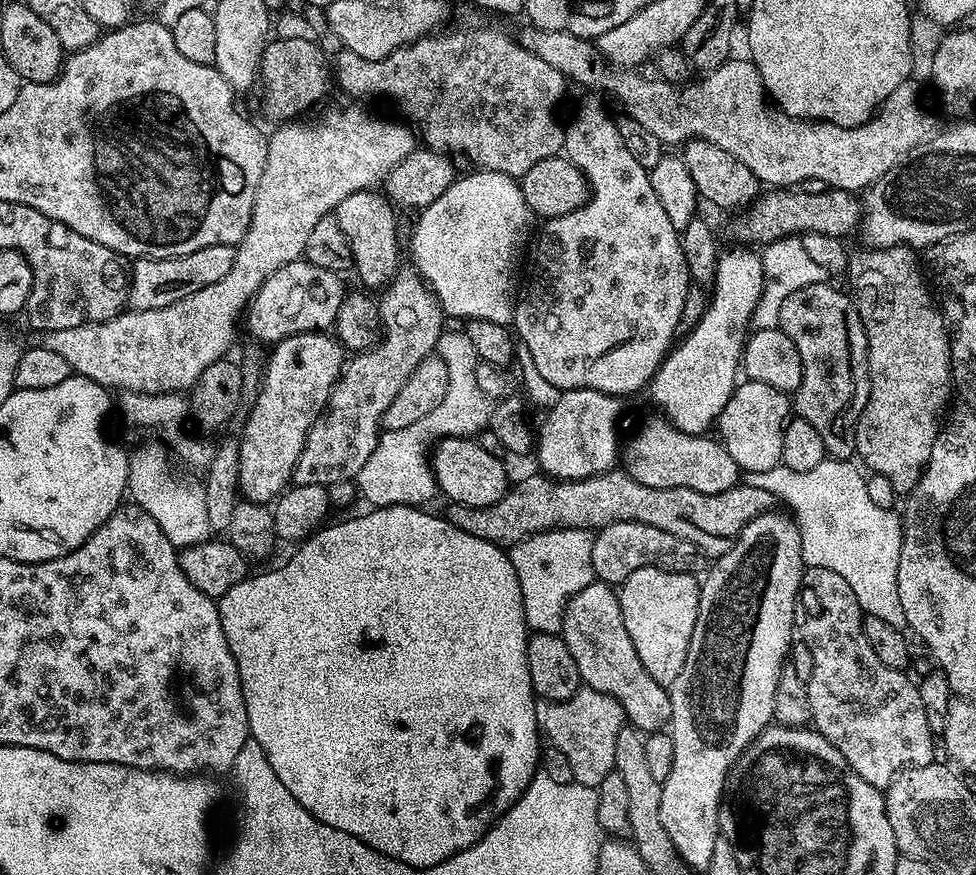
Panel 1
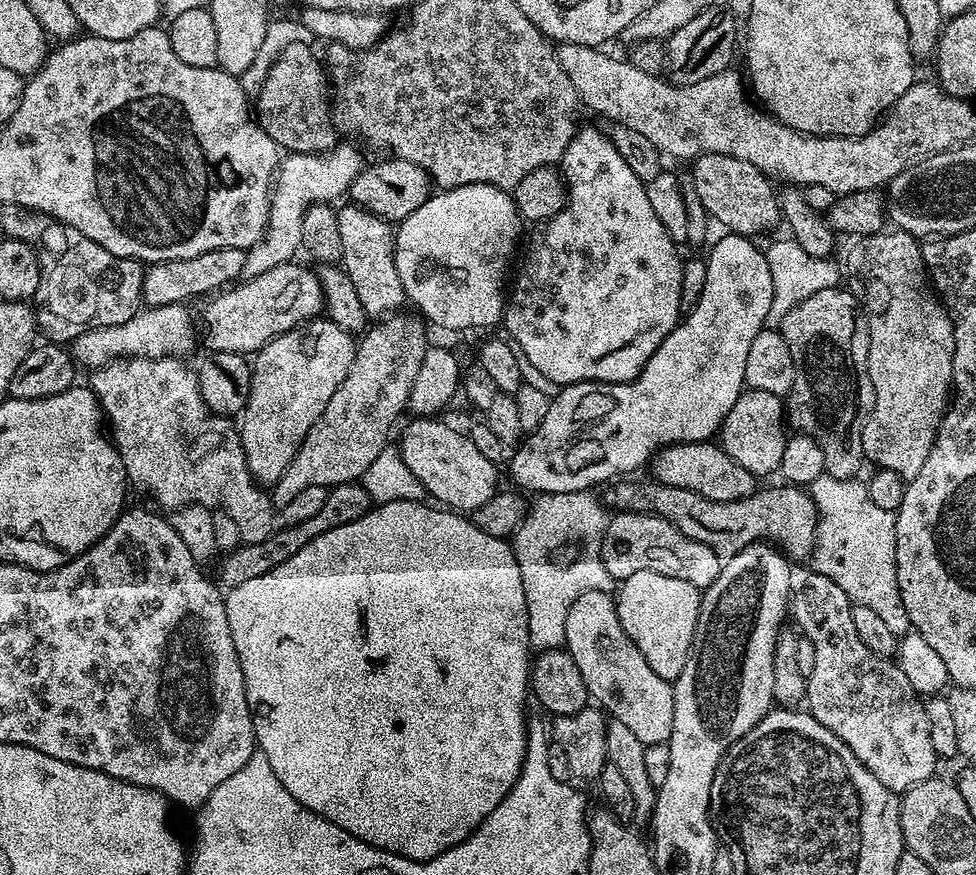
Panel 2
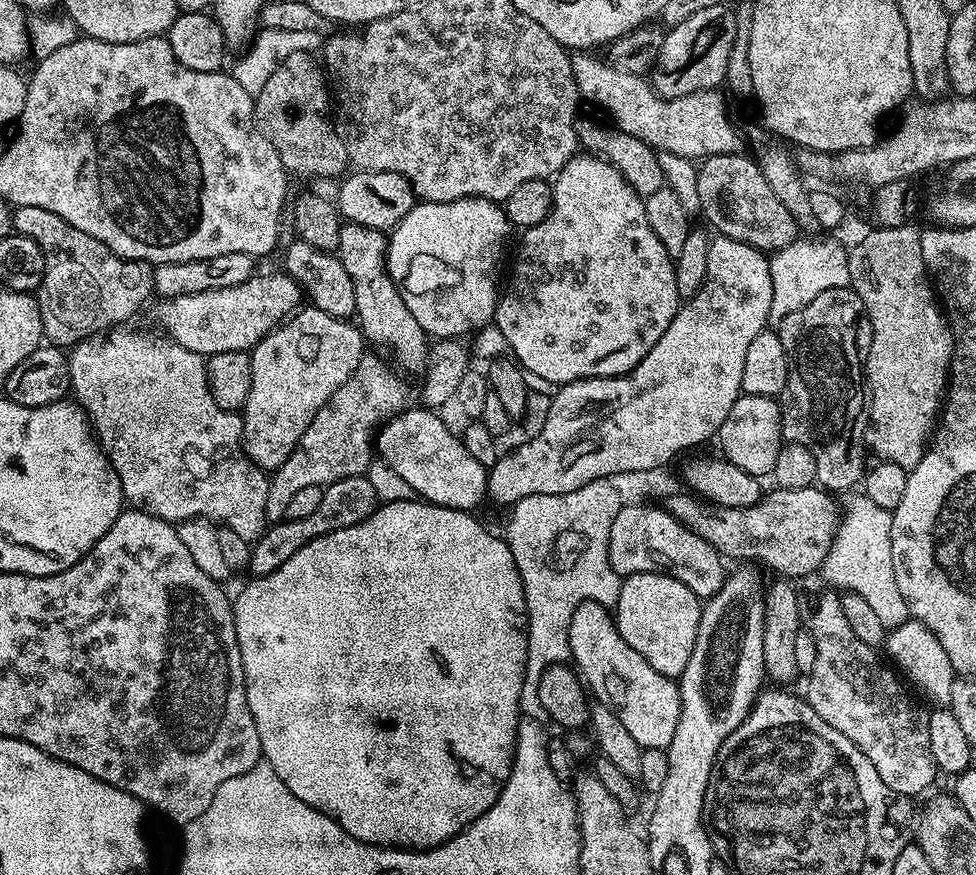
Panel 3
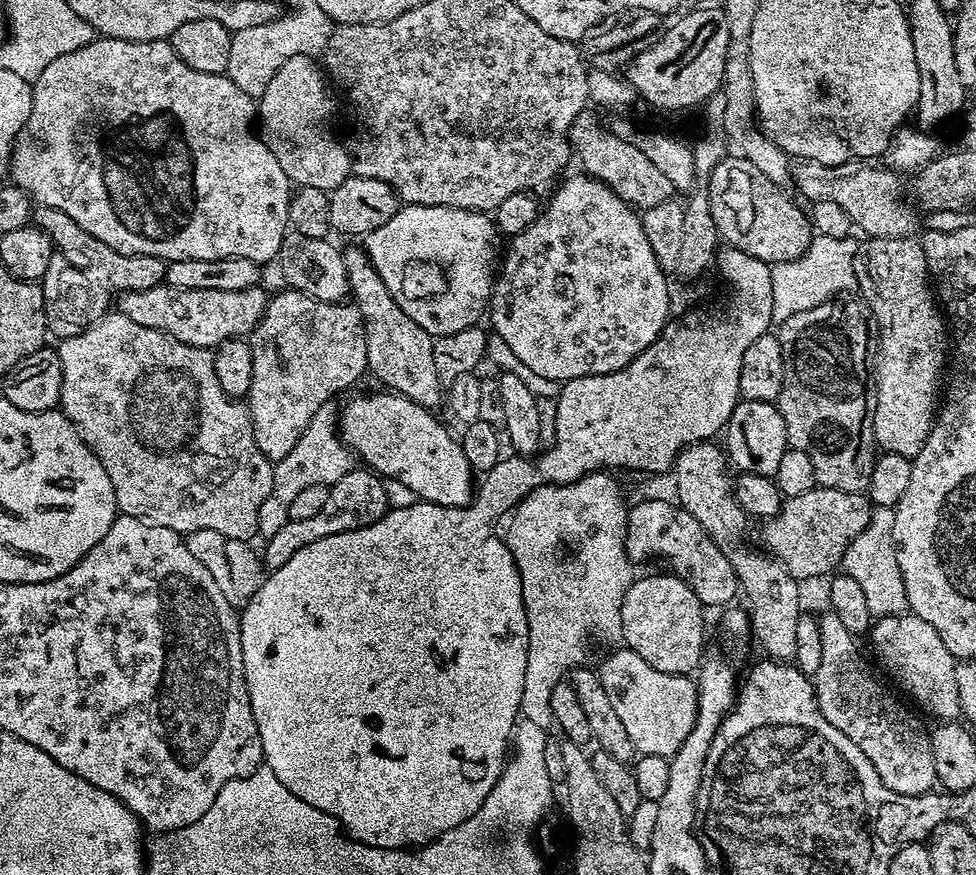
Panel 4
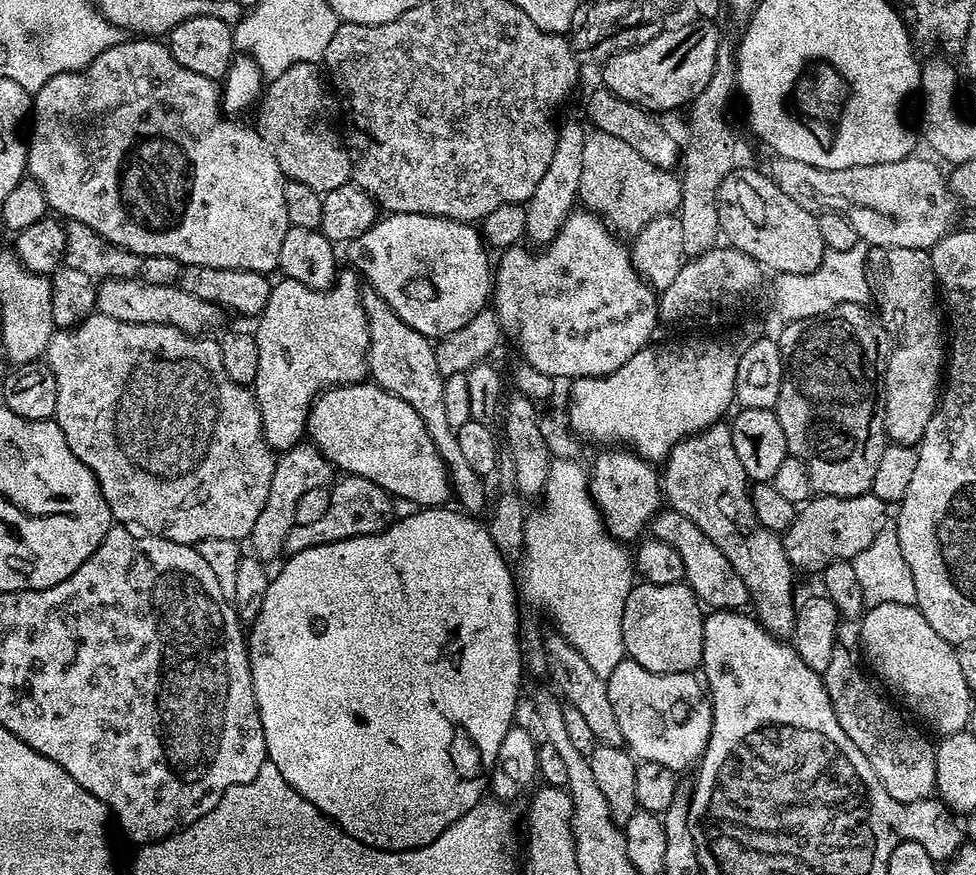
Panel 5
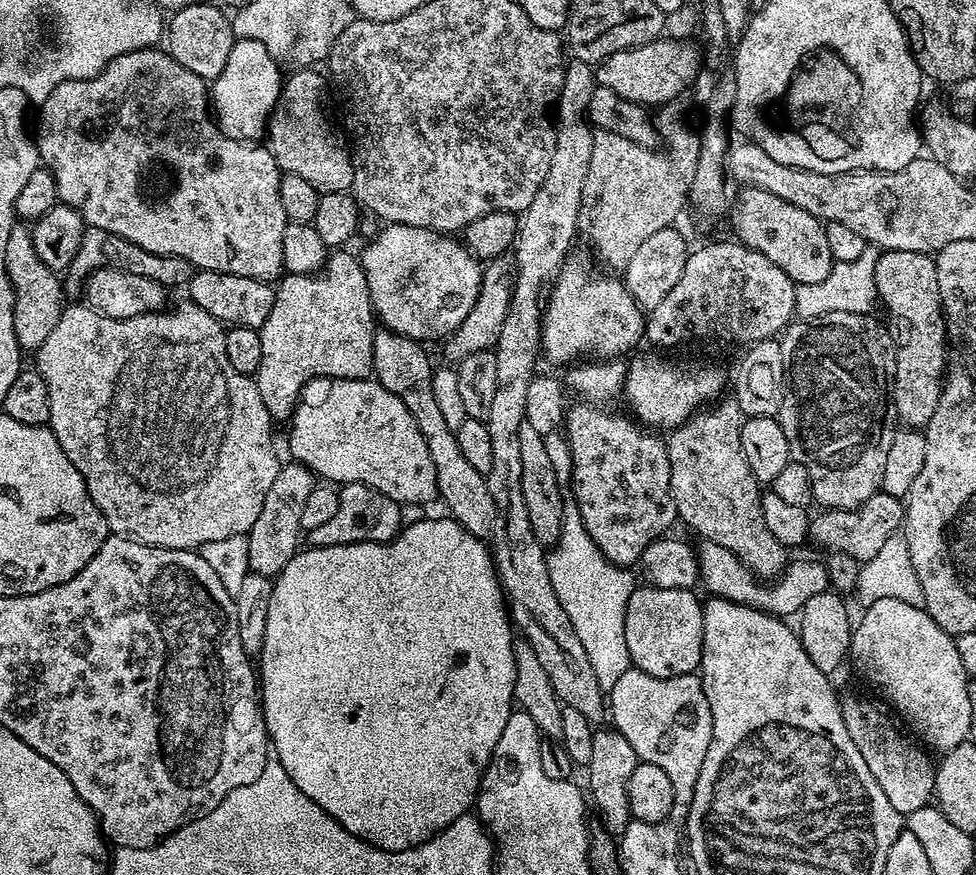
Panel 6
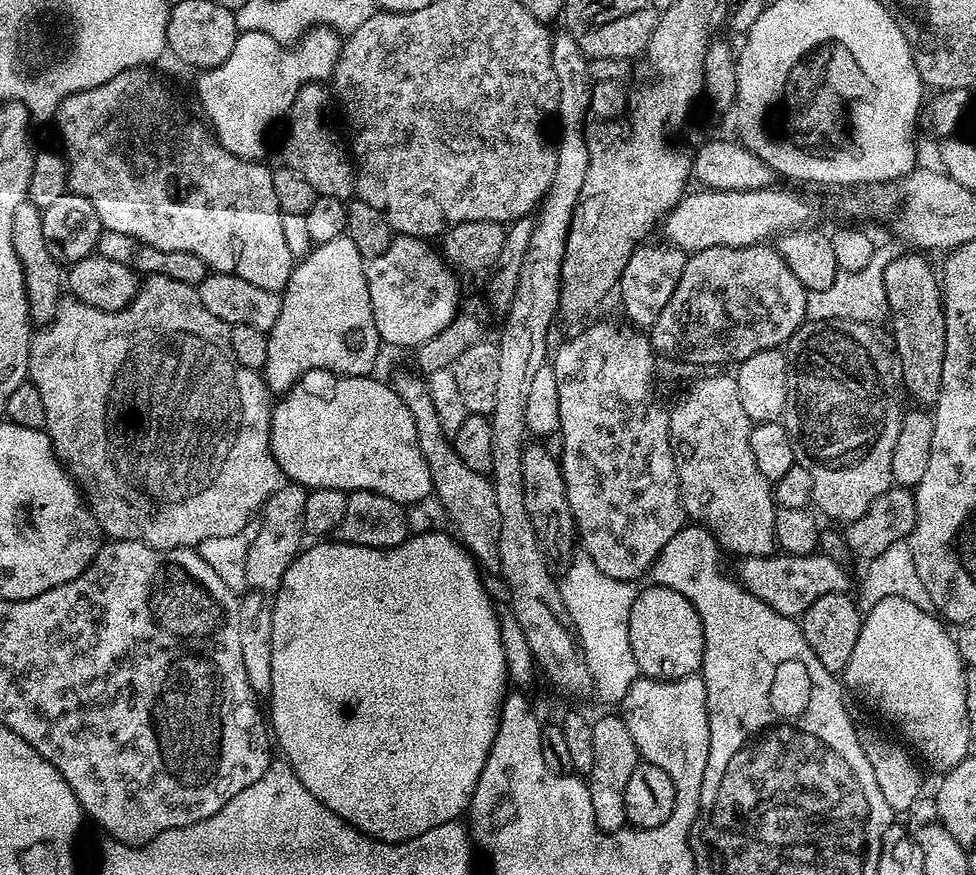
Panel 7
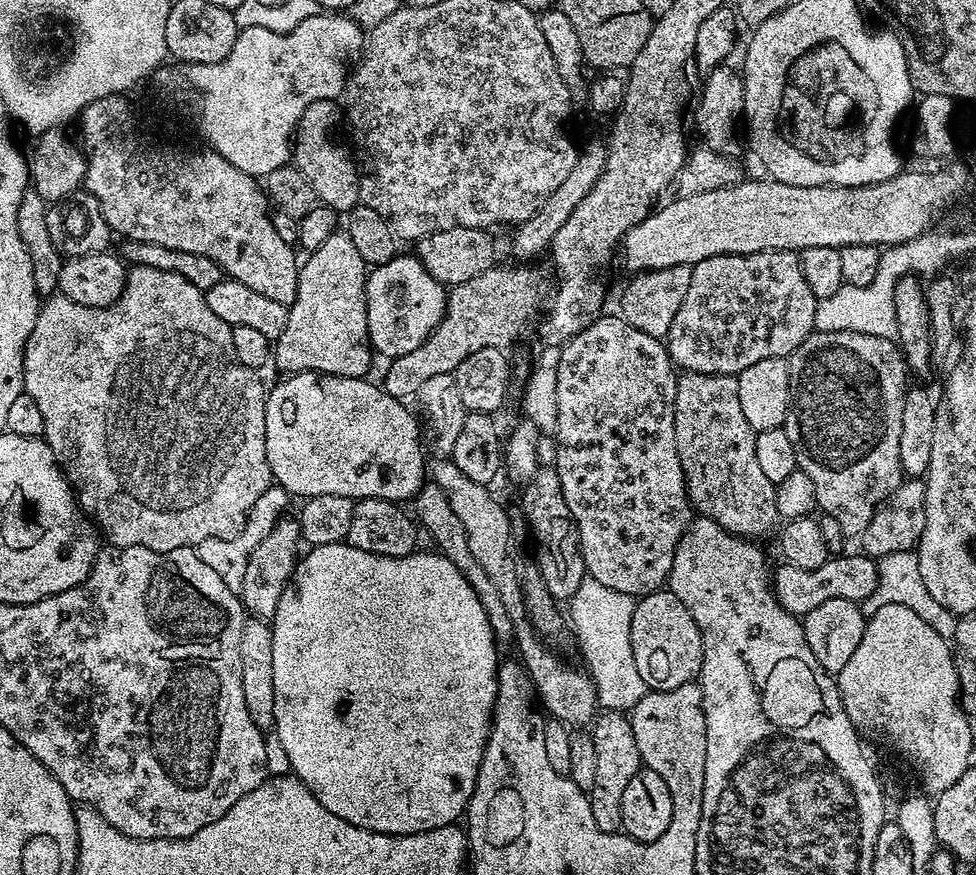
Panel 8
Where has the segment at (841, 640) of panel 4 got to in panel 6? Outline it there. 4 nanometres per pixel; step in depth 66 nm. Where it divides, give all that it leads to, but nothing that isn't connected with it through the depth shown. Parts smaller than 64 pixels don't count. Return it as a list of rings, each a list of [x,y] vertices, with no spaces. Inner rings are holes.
[[[845,695],[840,701],[840,709],[846,722],[846,730],[850,730],[854,746],[858,746],[858,754],[862,754],[866,766],[870,766],[874,782],[882,786],[882,794],[890,798],[890,806],[905,814],[929,807],[936,791],[936,770],[933,761],[928,761],[929,753],[903,727],[900,729],[872,700]]]

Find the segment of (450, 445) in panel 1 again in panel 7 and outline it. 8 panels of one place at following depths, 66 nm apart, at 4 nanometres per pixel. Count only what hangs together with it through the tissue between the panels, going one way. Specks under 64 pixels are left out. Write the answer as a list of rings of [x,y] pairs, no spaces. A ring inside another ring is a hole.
[[[325,368],[302,374],[296,385],[275,401],[270,426],[272,456],[281,473],[306,490],[329,488],[346,493],[373,492],[405,506],[423,505],[424,499],[433,495],[432,479],[430,466],[426,466],[426,458],[422,458],[418,446],[414,418],[391,383],[384,381],[383,384],[376,379],[372,376],[337,376]]]

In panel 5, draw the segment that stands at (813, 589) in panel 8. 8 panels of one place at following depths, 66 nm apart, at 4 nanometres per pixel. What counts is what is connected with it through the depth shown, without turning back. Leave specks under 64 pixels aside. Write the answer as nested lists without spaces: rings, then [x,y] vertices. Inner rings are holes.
[[[671,506],[665,507],[653,516],[650,532],[655,539],[674,546],[674,550],[682,554],[684,580],[701,605],[712,610],[744,610],[749,607],[746,582],[742,582],[738,570],[726,562],[726,554],[722,554],[722,550],[718,550],[718,546],[714,546],[714,542],[710,542],[710,538],[686,518],[686,514],[676,512]]]

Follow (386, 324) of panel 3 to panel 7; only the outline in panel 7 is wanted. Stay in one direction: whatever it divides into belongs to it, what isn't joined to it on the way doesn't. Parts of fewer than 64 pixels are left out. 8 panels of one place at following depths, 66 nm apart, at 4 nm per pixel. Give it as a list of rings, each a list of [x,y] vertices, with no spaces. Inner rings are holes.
[[[404,372],[401,376],[391,377],[390,383],[398,398],[406,402],[406,410],[410,410],[414,418],[418,446],[422,450],[422,458],[426,458],[426,466],[430,466],[435,499],[440,499],[445,514],[452,519],[452,524],[456,527],[455,535],[467,548],[477,565],[484,570],[499,569],[498,501],[494,499],[494,486],[491,479],[485,473],[470,470],[470,466],[466,466],[466,462],[458,458],[458,450],[454,450],[451,439],[442,430],[442,422],[438,422],[438,410],[434,410],[434,401],[430,398],[427,383],[419,375],[416,376]]]

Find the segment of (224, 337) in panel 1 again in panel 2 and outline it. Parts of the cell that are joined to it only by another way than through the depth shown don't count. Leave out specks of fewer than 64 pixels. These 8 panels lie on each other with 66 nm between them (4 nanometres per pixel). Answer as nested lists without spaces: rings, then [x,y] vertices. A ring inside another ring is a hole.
[[[337,143],[329,152],[293,152],[279,161],[274,183],[272,201],[268,211],[268,231],[264,237],[247,249],[248,257],[244,266],[244,276],[266,274],[274,266],[282,266],[293,259],[295,252],[301,251],[302,218],[311,204],[336,202],[340,195],[347,193],[360,172],[366,167],[366,161],[352,144]],[[158,304],[145,307],[134,318],[118,326],[102,326],[83,332],[77,340],[71,341],[72,359],[81,369],[104,368],[118,360],[141,356],[157,360],[163,356],[187,357],[187,352],[198,344],[198,332],[192,325],[192,316],[184,304]]]

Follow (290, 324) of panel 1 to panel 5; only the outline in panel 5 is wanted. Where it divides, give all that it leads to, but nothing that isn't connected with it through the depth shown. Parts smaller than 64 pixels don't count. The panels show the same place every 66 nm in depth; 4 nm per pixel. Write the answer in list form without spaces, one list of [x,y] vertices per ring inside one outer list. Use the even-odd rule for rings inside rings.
[[[117,276],[103,280],[98,286],[95,311],[106,318],[118,318],[118,322],[165,324],[193,334],[211,333],[211,328],[218,327],[225,316],[218,305],[204,302],[202,298],[194,298],[194,294],[186,294],[186,290],[176,284],[154,286],[142,280]]]

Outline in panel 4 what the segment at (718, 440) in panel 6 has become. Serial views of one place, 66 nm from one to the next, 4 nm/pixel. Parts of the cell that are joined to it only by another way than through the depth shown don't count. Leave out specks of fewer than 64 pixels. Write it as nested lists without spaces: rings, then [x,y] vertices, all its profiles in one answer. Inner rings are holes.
[[[701,442],[684,448],[676,457],[670,477],[676,483],[676,496],[681,508],[685,508],[698,522],[702,522],[702,530],[710,534],[710,538],[726,554],[726,562],[734,570],[742,593],[743,603],[748,613],[751,635],[764,647],[763,655],[777,662],[792,662],[796,658],[798,643],[798,618],[802,615],[800,608],[801,581],[795,580],[778,562],[759,547],[751,548],[744,541],[744,531],[750,524],[750,518],[738,506],[738,498],[734,491],[734,480],[728,477],[730,461],[725,449],[716,442]]]

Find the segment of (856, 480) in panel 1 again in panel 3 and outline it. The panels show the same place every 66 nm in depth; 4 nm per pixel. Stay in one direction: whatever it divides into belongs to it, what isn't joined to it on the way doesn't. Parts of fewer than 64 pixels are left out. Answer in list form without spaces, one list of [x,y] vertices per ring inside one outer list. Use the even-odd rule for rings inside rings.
[[[866,495],[851,496],[847,497],[846,515],[824,559],[822,576],[833,584],[829,584],[833,589],[859,594],[874,609],[874,615],[883,622],[885,629],[891,630],[910,619],[908,603],[902,598],[894,578],[894,558],[890,558],[892,514],[889,509],[870,502]]]

